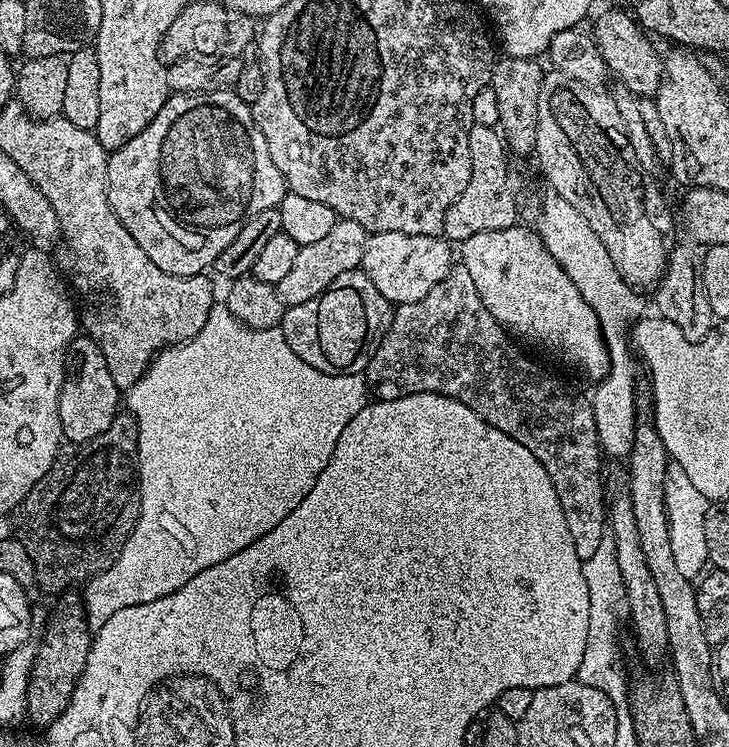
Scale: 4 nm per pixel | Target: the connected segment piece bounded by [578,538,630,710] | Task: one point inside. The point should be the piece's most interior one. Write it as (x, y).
(600, 668)

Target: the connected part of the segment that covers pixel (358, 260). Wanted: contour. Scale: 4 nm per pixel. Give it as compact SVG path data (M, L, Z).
M337 219L334 230L330 230L330 234L325 234L319 242L301 244L290 274L286 274L286 278L274 286L284 305L310 302L310 298L321 296L327 288L333 287L338 274L357 271L363 265L364 247L368 244L369 235L367 230L358 226L358 222Z

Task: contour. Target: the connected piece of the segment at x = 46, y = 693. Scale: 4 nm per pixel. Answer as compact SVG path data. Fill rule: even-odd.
M75 591L63 593L60 609L48 620L44 628L44 645L35 653L32 672L28 675L27 719L33 720L46 730L66 710L76 683L80 681L82 670L86 666L88 647L92 645L93 633L88 618L84 614L84 605Z

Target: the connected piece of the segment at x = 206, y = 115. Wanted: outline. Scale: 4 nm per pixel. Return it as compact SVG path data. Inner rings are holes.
M232 90L226 92L178 92L169 95L162 110L158 110L154 122L150 122L150 126L146 126L146 130L142 130L142 134L130 138L130 142L126 142L126 146L115 149L109 155L106 182L108 183L108 201L118 222L122 222L122 226L126 226L126 230L130 230L130 238L134 238L134 242L138 242L138 246L142 246L146 258L150 258L150 262L154 262L154 266L158 266L158 270L166 270L166 274L175 276L199 276L207 273L215 265L218 254L222 254L222 250L226 250L226 246L230 246L230 242L234 242L234 238L238 238L238 230L242 230L245 222L254 218L254 214L262 214L262 210L276 208L286 191L282 174L278 170L278 166L274 166L274 158L270 158L266 138L262 138L262 130L258 130L251 107L246 102L242 102L242 98L238 98L235 91Z

